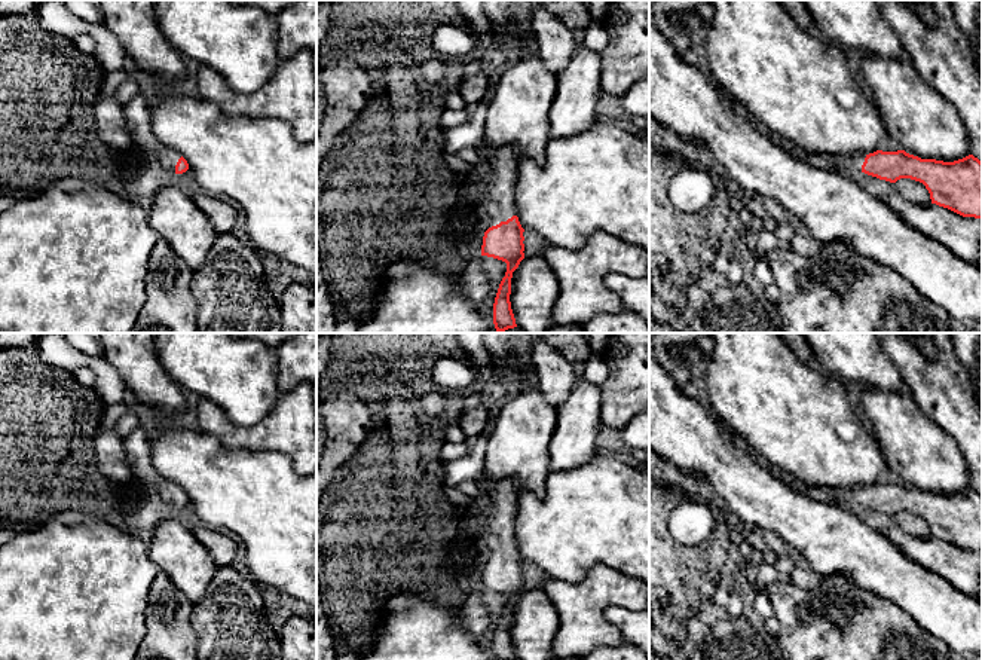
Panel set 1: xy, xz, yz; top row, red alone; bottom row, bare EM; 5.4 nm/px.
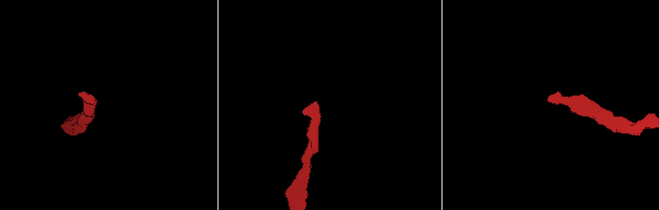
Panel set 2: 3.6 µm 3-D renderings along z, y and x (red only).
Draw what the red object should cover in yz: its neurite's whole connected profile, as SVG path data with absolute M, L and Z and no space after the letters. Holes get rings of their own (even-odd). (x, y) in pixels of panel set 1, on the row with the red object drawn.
M784 141L783 149L819 168L836 169L847 175L868 175L896 183L911 178L926 186L931 204L948 208L963 217L982 219L982 162L969 155L954 162L921 159L905 150L848 158L813 155L805 149Z

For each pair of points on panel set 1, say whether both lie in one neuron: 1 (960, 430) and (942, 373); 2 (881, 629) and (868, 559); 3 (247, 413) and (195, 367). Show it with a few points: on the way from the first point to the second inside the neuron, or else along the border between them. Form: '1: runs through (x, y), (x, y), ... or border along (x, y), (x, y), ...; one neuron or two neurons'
1: runs through (960, 416), (947, 399), (944, 387); one neuron
2: border along (847, 574), (857, 586), (893, 601), (905, 613); two neurons
3: runs through (233, 400), (208, 375); one neuron

